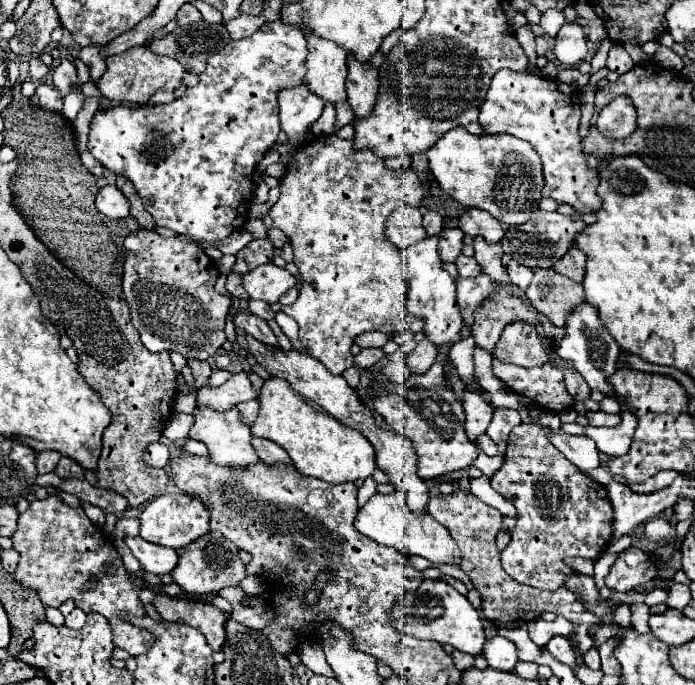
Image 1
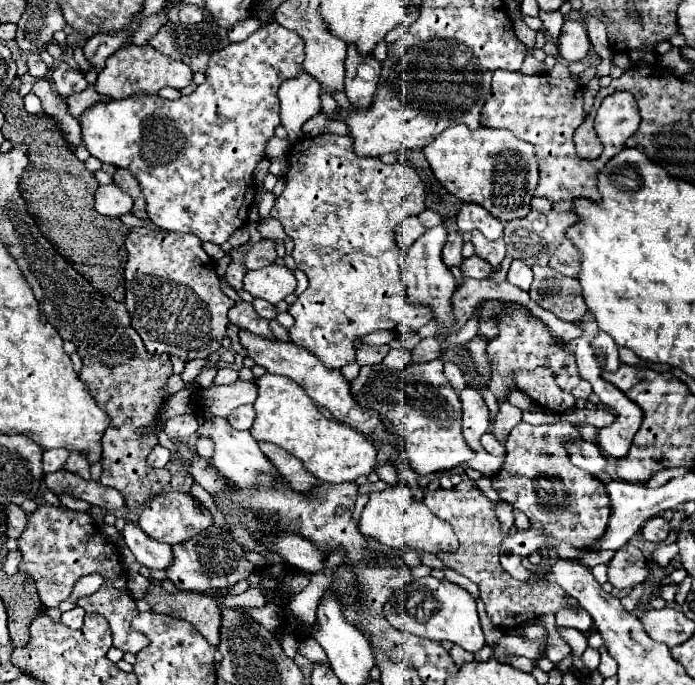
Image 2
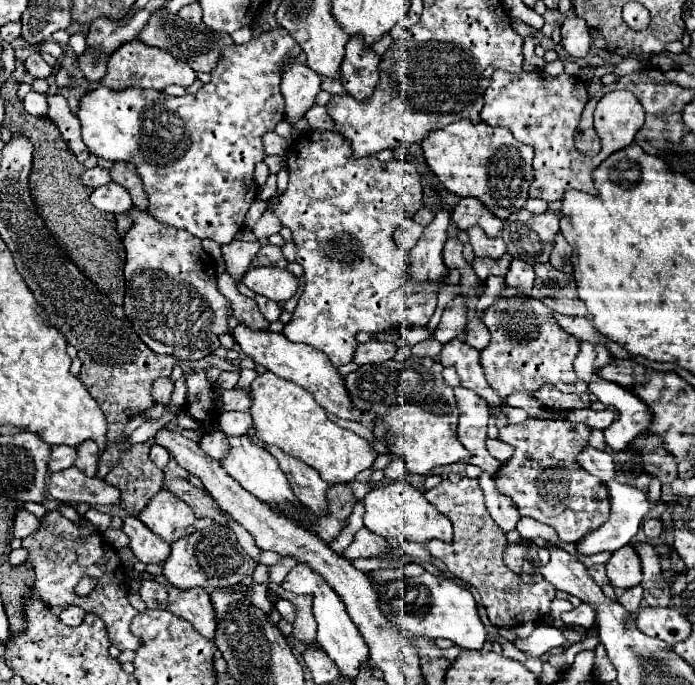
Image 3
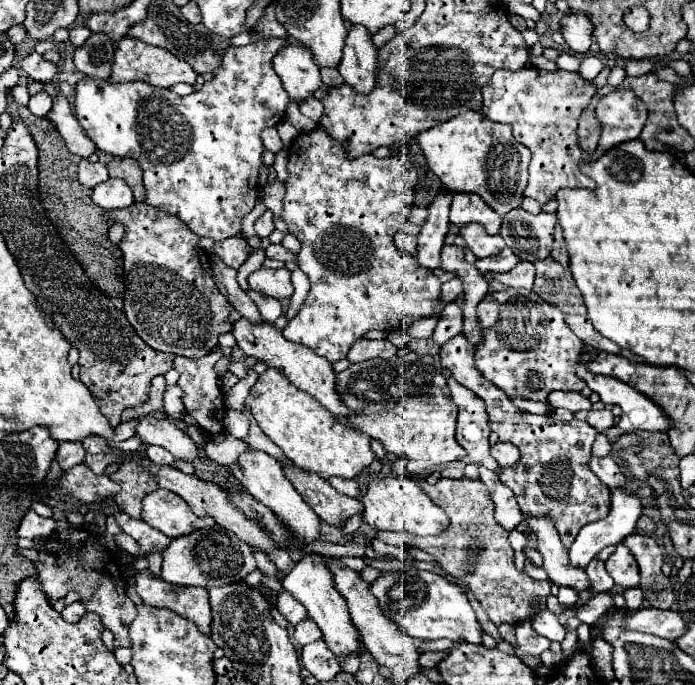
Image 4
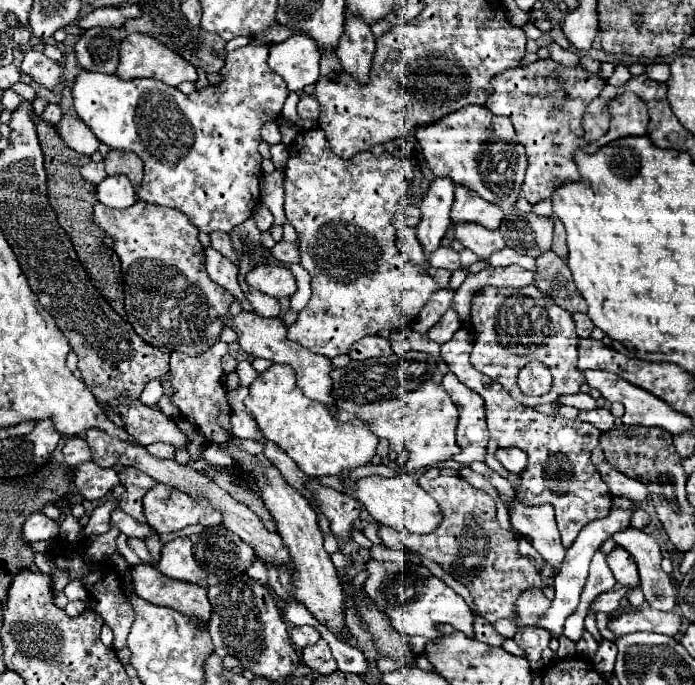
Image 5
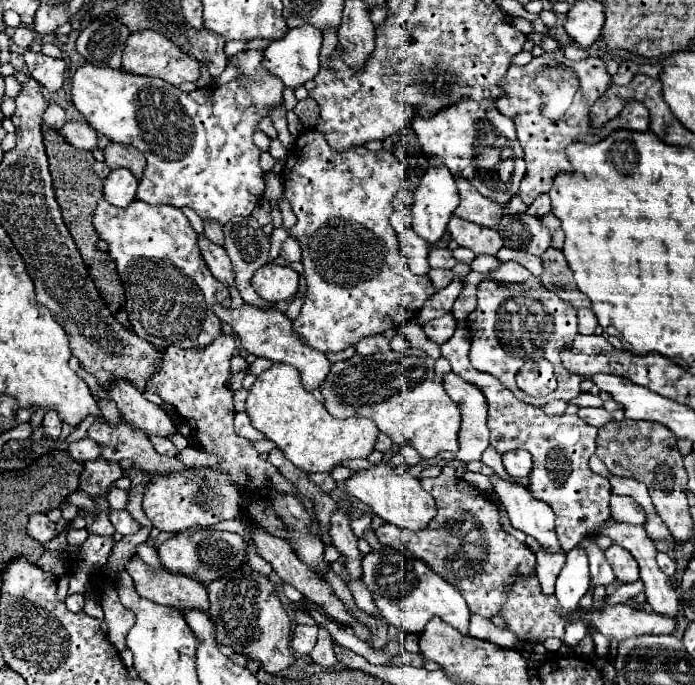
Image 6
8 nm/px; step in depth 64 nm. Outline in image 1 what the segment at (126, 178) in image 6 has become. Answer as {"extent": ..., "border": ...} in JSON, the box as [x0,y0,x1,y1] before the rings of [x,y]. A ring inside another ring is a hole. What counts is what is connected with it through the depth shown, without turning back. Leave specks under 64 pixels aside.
{"extent":[96,186,128,218],"border":[[[104,186],[98,196],[96,196],[96,208],[106,214],[108,218],[126,218],[128,216],[128,200],[124,198],[124,194],[116,188],[116,186]]]}

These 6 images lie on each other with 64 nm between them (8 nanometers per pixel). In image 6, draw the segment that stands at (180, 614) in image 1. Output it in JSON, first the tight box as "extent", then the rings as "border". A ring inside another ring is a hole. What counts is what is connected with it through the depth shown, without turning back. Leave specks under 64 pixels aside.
{"extent":[126,556,208,612],"border":[[[138,556],[126,564],[126,572],[132,576],[136,592],[162,606],[178,608],[180,612],[202,610],[208,612],[206,588],[194,578],[168,574],[166,570],[148,568]]]}

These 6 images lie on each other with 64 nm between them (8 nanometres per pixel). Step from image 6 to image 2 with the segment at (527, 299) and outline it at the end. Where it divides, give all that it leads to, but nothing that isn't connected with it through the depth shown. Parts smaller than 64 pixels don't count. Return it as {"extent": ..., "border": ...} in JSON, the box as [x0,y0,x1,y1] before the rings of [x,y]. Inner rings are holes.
{"extent":[488,322,592,400],"border":[[[530,322],[532,324],[532,332],[524,332],[524,330],[500,330],[500,334],[488,344],[488,356],[492,360],[492,380],[490,380],[490,390],[494,392],[496,398],[504,400],[512,390],[516,390],[514,380],[512,380],[512,372],[514,370],[534,370],[538,366],[546,366],[554,372],[554,378],[558,382],[558,386],[570,394],[574,394],[576,398],[588,400],[592,394],[592,386],[576,372],[576,362],[574,356],[570,352],[564,350],[562,342],[556,340],[546,326],[542,326],[538,322]]]}

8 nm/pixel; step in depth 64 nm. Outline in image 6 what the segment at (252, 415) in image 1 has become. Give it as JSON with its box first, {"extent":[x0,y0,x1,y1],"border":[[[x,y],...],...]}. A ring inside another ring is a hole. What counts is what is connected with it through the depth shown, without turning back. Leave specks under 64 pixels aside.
{"extent":[234,412,264,440],"border":[[[238,412],[234,416],[234,428],[236,428],[236,434],[242,436],[242,438],[248,438],[248,440],[262,440],[264,434],[260,430],[256,430],[250,422],[250,416],[246,412]]]}

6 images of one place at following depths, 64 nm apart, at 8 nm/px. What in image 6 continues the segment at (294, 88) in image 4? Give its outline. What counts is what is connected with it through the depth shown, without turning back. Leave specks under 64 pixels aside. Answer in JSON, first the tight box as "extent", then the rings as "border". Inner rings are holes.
{"extent":[264,24,320,88],"border":[[[306,24],[300,28],[292,28],[284,40],[274,40],[264,50],[264,66],[278,76],[288,88],[298,88],[320,70],[320,32]]]}

